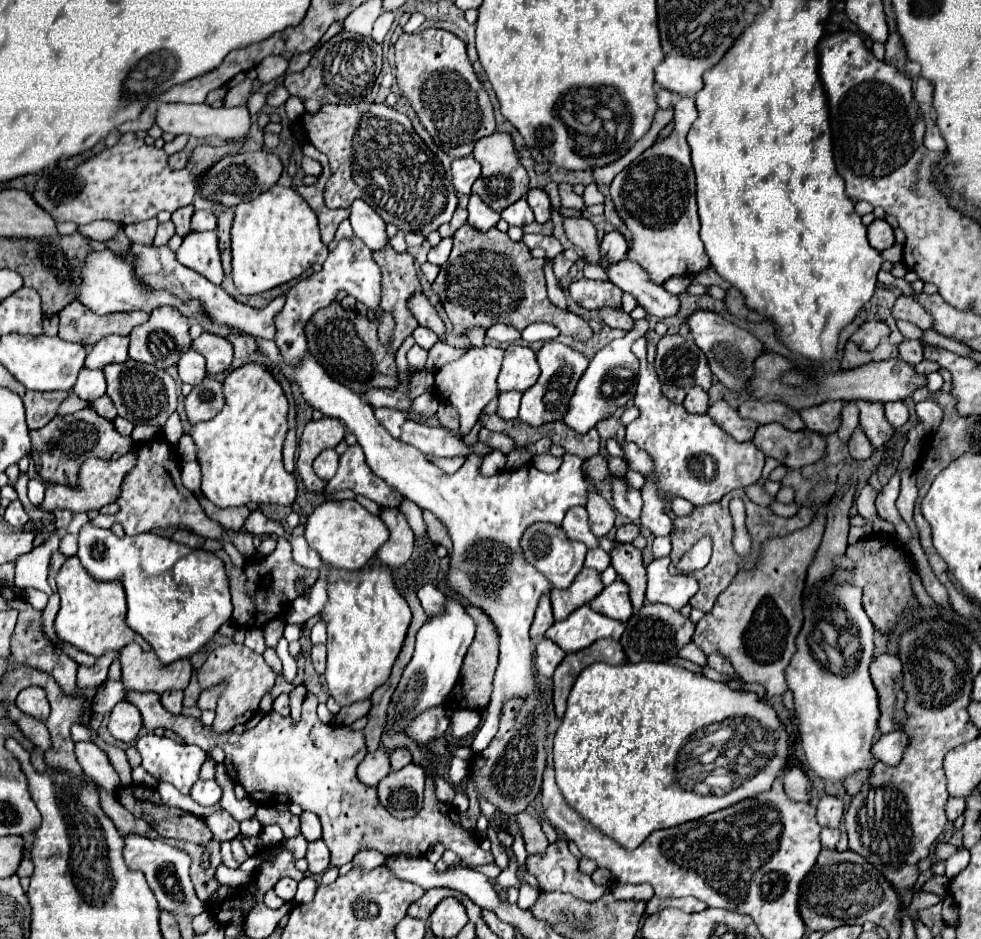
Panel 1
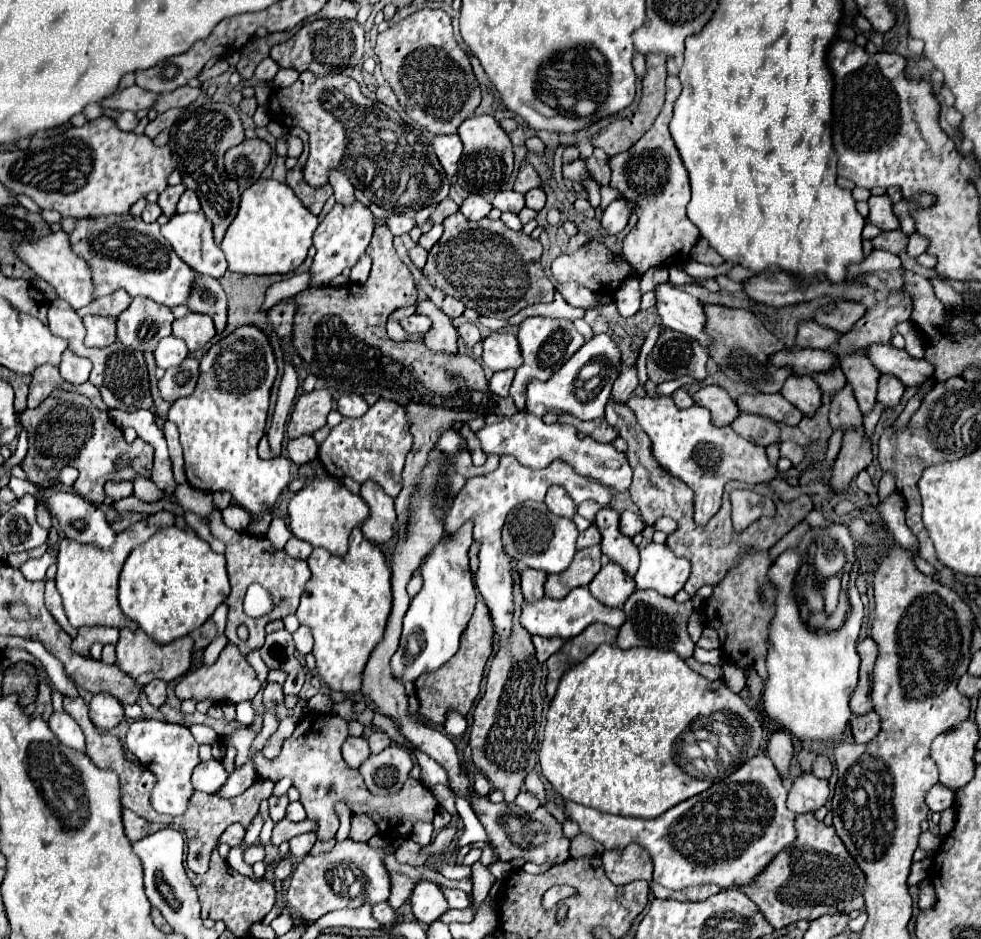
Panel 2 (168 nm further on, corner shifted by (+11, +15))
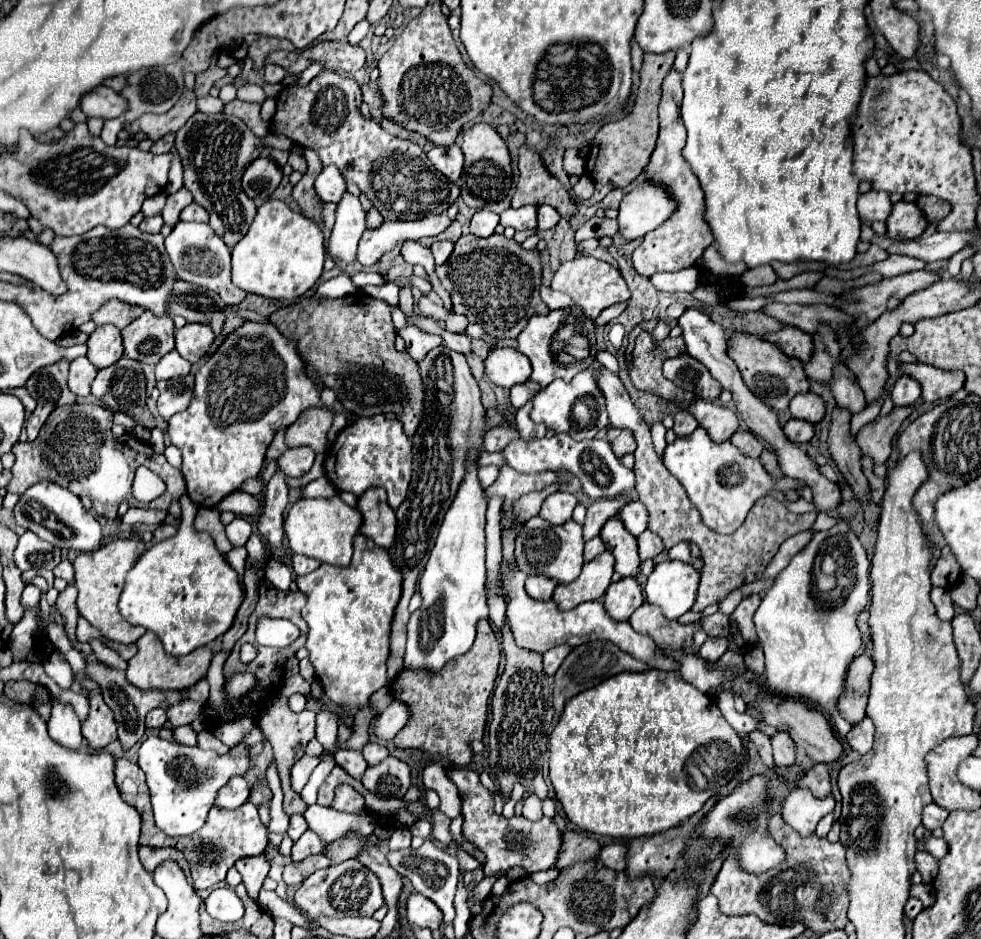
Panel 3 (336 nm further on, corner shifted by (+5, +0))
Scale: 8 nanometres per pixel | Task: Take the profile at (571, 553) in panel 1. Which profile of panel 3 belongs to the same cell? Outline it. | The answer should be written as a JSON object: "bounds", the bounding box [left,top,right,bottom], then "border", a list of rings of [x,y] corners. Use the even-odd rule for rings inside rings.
{"bounds":[515,514,585,584],"border":[[[537,514],[517,528],[517,538],[515,538],[517,568],[529,576],[549,576],[559,584],[573,582],[583,566],[583,546],[585,542],[581,526],[575,520],[569,520],[563,526],[553,526]]]}

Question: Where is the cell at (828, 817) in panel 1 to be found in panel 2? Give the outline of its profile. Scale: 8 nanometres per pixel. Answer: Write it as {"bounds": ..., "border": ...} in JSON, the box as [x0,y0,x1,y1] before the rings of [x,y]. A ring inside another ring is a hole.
{"bounds":[787,773,829,813],"border":[[[803,773],[793,779],[793,787],[787,795],[787,807],[793,813],[815,813],[825,805],[829,797],[829,785],[825,779],[813,773]]]}

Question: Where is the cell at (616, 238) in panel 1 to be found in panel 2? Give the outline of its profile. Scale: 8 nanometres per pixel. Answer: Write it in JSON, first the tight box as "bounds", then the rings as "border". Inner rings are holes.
{"bounds":[601,197,635,233],"border":[[[623,197],[611,201],[611,205],[603,211],[603,219],[601,219],[601,227],[607,229],[609,233],[619,233],[625,229],[631,211],[635,209],[635,201],[627,201]]]}

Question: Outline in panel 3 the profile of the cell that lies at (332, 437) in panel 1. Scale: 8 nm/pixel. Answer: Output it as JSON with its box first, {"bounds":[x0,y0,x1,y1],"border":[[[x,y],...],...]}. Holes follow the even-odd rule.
{"bounds":[285,408,333,450],"border":[[[307,408],[287,428],[285,444],[289,448],[309,446],[313,450],[325,450],[327,432],[331,430],[333,414],[327,408]]]}

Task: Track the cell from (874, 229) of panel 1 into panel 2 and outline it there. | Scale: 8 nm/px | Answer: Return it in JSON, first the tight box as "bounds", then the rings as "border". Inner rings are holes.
{"bounds":[869,195,899,231],"border":[[[887,195],[869,199],[869,221],[883,231],[899,229],[899,219],[893,213],[893,203]]]}

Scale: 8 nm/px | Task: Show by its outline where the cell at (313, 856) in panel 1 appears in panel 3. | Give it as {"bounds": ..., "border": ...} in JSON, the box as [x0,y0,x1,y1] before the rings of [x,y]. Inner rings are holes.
{"bounds":[293,830,323,862],"border":[[[307,830],[295,844],[293,844],[293,862],[301,862],[305,860],[307,856],[313,856],[313,854],[319,854],[323,850],[323,842],[319,840],[319,836],[311,830]]]}

